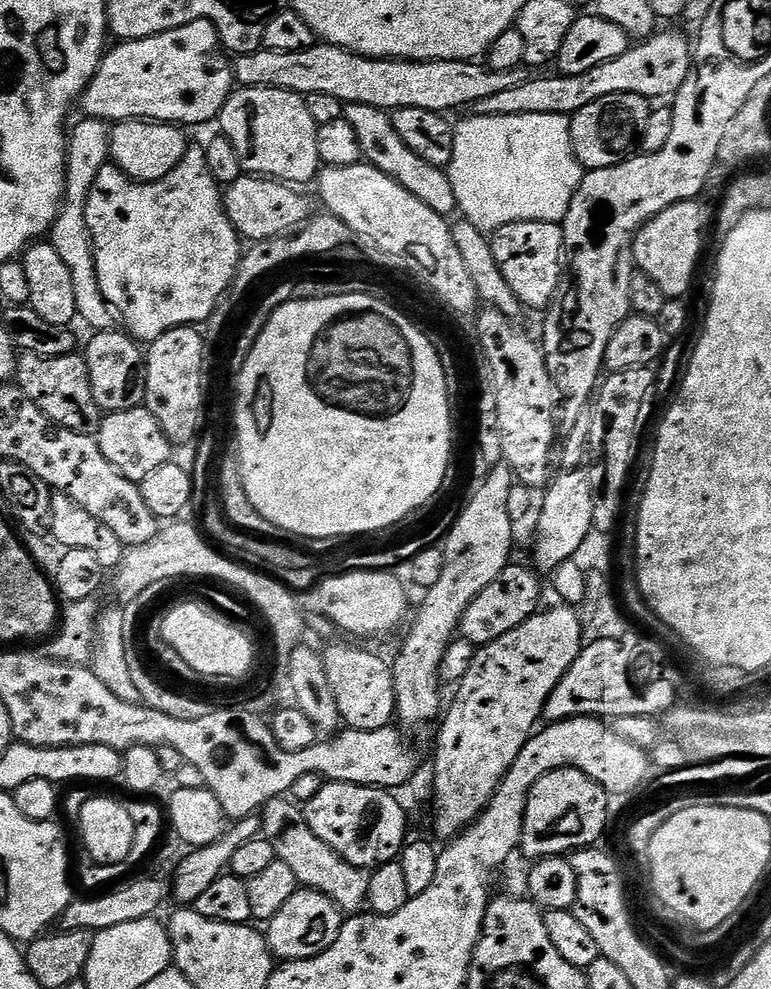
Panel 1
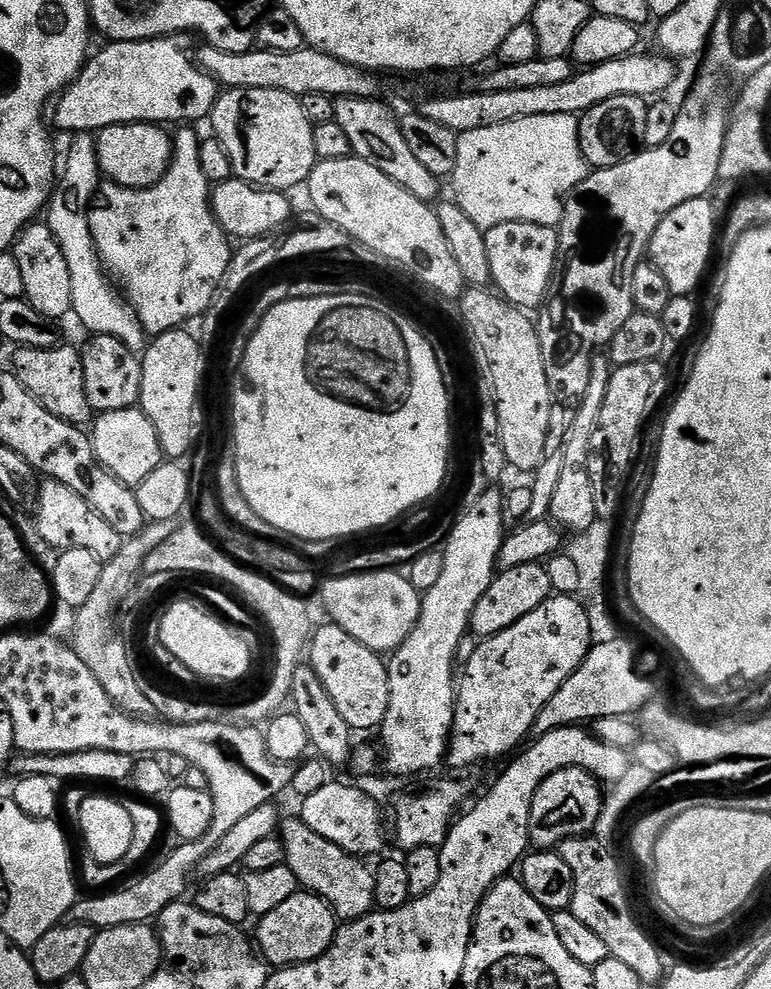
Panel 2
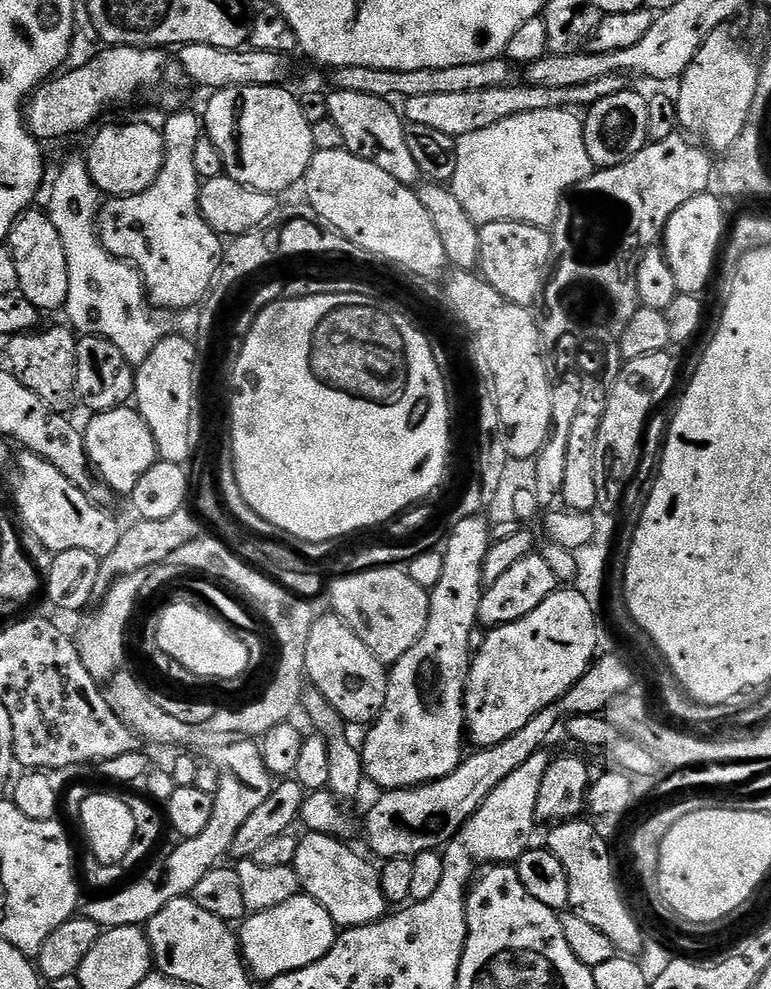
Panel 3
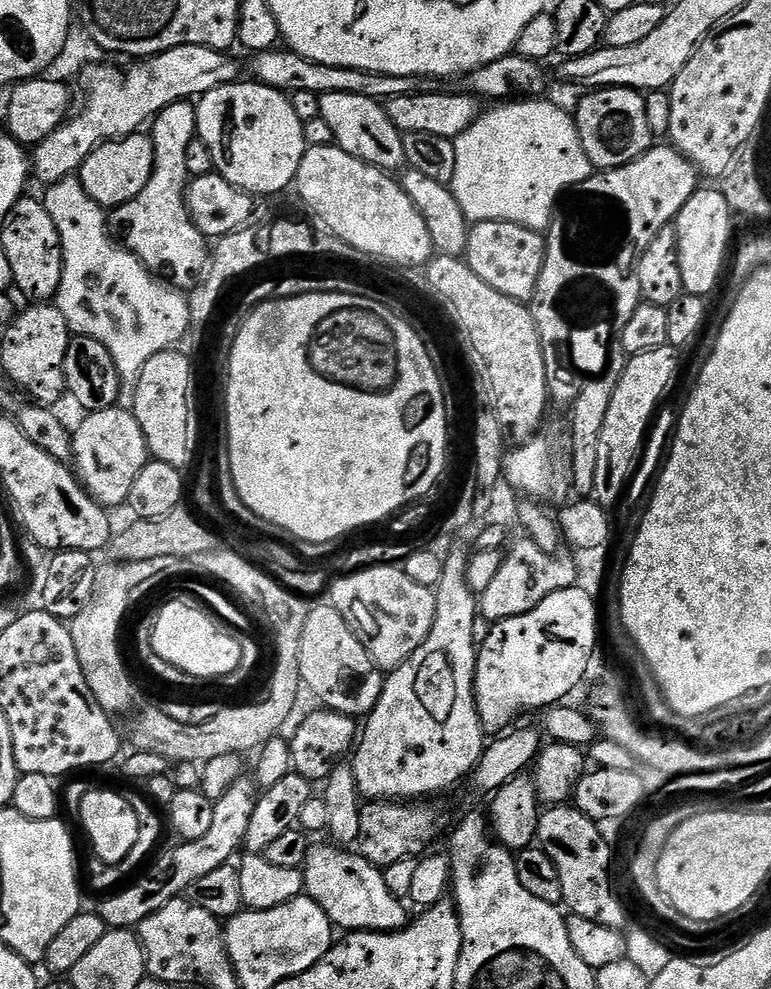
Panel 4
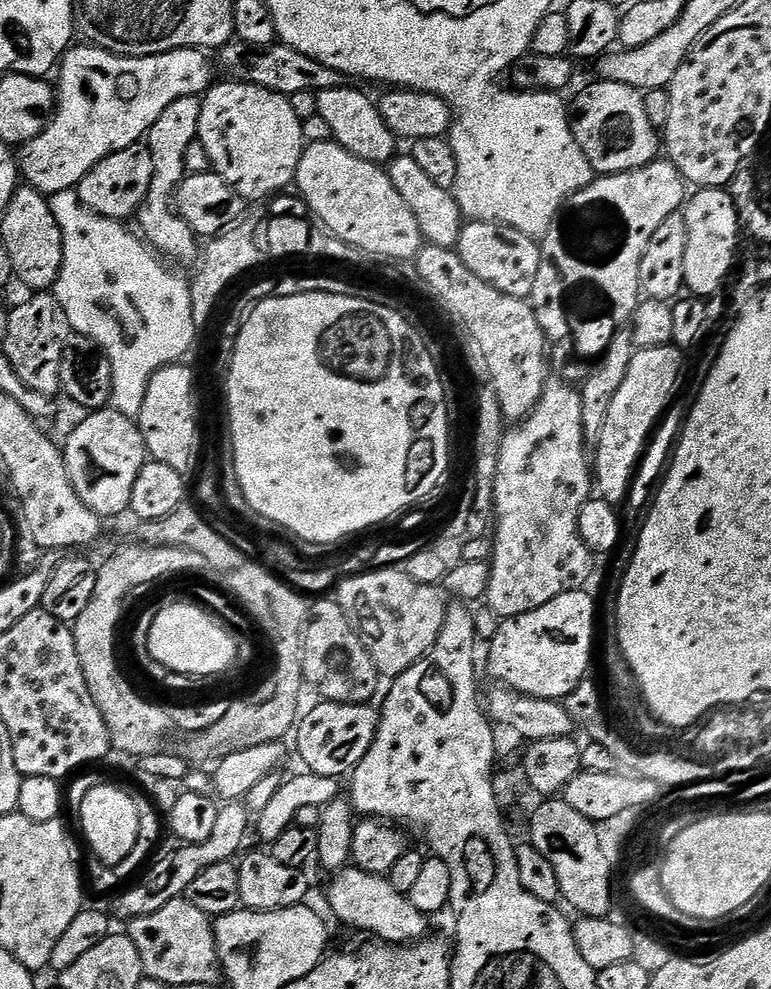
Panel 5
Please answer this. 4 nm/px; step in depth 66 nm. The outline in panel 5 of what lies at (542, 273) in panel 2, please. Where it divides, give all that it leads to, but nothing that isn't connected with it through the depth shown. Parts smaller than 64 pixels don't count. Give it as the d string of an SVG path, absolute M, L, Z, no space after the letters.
M468 220L455 251L459 252L467 268L486 282L486 286L494 286L494 290L502 290L502 294L510 294L510 298L528 300L531 297L534 282L538 279L540 244L533 237L522 234L522 230L485 220Z

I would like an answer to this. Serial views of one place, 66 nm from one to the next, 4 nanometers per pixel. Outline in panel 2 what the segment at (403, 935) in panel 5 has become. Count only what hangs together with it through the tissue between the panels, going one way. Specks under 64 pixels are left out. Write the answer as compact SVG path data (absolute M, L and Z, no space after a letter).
M285 819L278 829L278 835L284 844L284 863L294 870L294 878L298 878L300 888L321 896L341 921L357 920L373 911L374 871L367 868L365 861L359 856L351 856L342 846L334 846L334 842L326 842L322 834L314 834L310 826L300 819Z

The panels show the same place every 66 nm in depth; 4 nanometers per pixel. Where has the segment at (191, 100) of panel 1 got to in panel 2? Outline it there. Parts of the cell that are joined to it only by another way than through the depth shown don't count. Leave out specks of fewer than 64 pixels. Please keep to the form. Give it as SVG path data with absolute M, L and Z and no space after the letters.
M161 36L159 40L118 40L105 43L105 48L97 56L96 53L89 55L84 69L55 97L56 113L53 116L51 113L51 123L56 123L67 134L95 134L106 126L119 124L180 126L185 122L196 122L192 120L200 120L203 116L204 119L211 117L218 95L216 79L192 61L178 41L171 36Z

